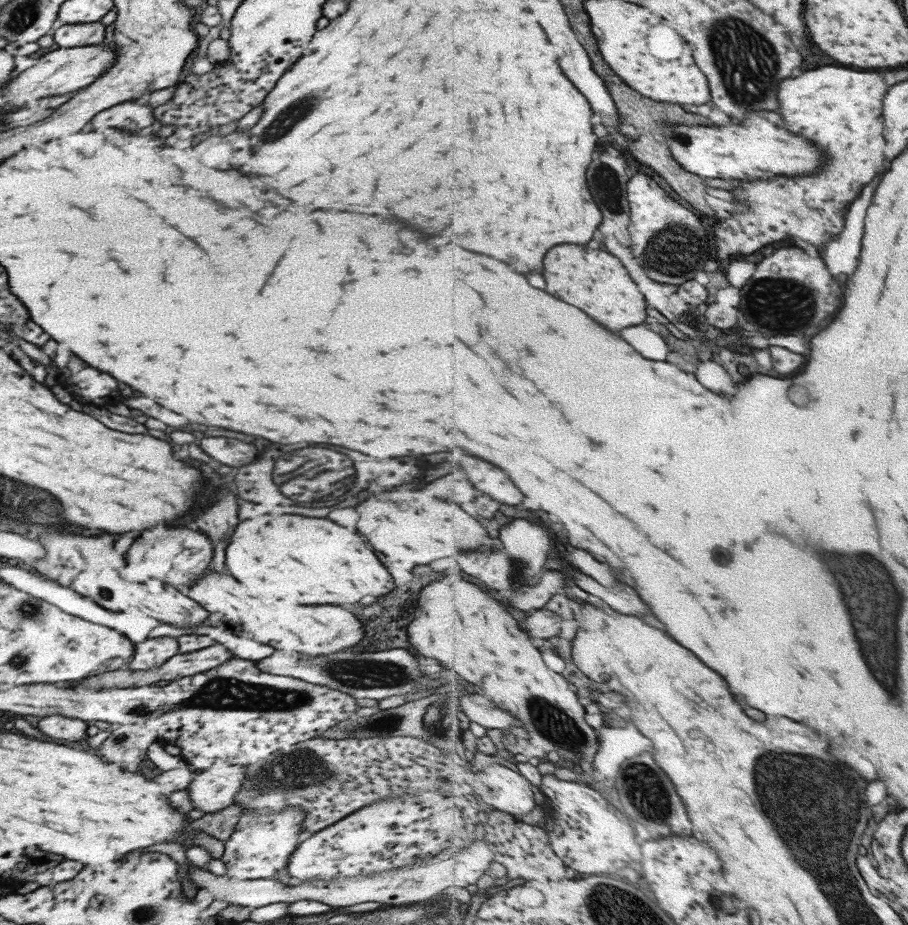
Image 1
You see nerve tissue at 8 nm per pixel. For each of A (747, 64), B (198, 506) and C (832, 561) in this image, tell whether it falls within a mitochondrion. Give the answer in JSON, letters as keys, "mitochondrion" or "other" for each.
{"A":"mitochondrion","B":"other","C":"mitochondrion"}

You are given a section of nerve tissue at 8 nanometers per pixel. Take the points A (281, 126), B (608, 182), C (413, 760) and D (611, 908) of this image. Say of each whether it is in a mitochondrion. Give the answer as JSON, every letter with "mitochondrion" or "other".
{"A":"mitochondrion","B":"mitochondrion","C":"other","D":"mitochondrion"}

